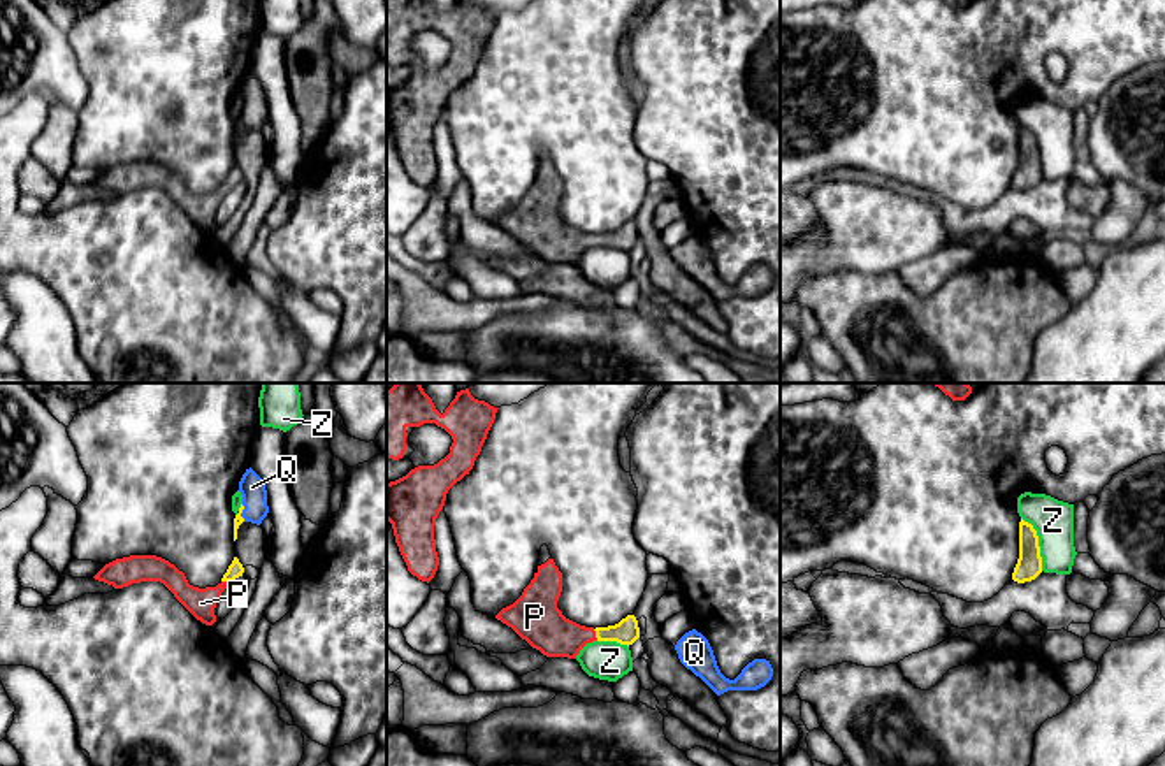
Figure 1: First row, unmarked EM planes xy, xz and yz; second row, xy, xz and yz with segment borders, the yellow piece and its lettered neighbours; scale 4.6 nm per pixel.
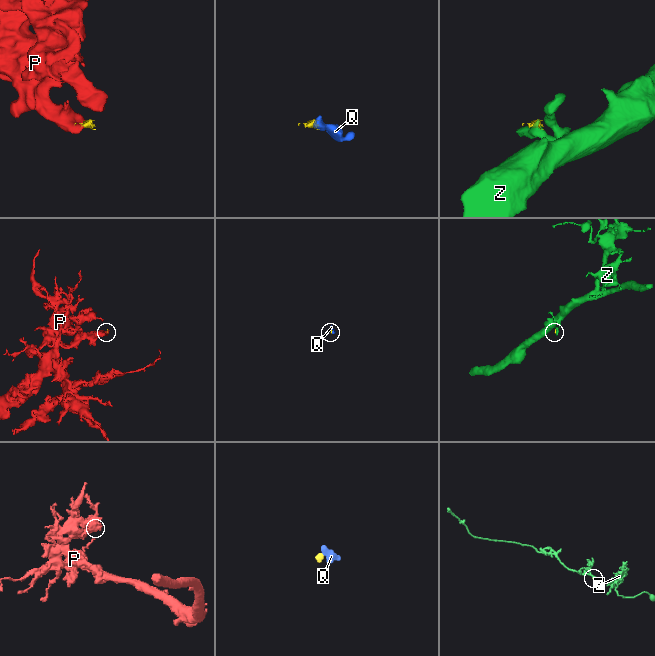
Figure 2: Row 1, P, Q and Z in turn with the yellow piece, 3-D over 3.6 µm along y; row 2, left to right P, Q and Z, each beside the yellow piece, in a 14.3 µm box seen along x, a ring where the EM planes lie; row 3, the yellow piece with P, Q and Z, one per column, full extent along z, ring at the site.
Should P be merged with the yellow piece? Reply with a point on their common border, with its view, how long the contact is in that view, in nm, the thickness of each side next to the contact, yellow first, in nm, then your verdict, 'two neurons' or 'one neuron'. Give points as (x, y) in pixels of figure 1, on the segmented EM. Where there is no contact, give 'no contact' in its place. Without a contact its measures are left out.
meets yellow in xz at (596, 635); contact 50 nm long; 110 nm thick on the yellow side, 200 nm on the other; one neuron

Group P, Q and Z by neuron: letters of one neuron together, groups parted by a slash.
P Q / Z

